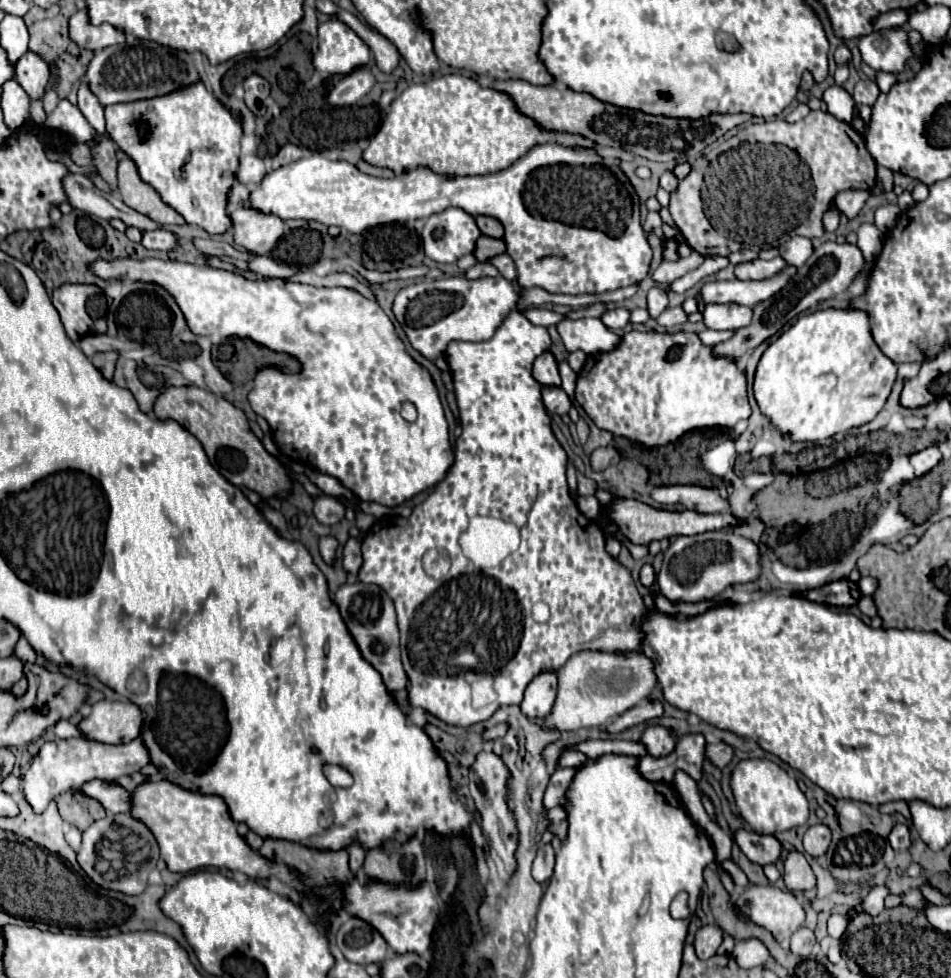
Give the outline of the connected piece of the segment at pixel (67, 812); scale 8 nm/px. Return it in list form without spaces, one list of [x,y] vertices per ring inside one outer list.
[[[67,791],[57,799],[59,813],[65,821],[75,825],[79,831],[85,831],[93,821],[105,817],[105,809],[95,799],[81,795],[81,791]]]

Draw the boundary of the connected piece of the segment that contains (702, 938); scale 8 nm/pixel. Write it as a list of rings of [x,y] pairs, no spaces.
[[[707,925],[707,927],[699,929],[697,935],[695,935],[695,951],[697,951],[697,957],[703,959],[703,961],[709,959],[709,957],[713,957],[715,951],[717,951],[717,947],[721,945],[721,939],[723,939],[723,933],[717,927]]]

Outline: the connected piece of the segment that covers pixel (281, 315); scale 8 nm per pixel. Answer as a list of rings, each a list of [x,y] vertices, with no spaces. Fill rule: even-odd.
[[[117,259],[93,263],[95,275],[103,279],[151,281],[165,287],[179,303],[189,327],[197,335],[237,335],[261,343],[273,351],[289,353],[303,365],[301,373],[287,375],[279,369],[259,371],[255,387],[249,393],[251,409],[265,417],[271,433],[283,453],[295,449],[301,461],[307,461],[321,473],[337,477],[361,501],[375,501],[385,507],[401,505],[415,495],[435,487],[453,463],[449,429],[445,413],[431,375],[411,359],[397,337],[393,323],[383,309],[361,293],[345,287],[311,287],[287,283],[283,279],[247,281],[235,273],[211,267],[197,267],[169,259]],[[409,401],[417,407],[417,421],[407,423],[401,417],[401,405]]]

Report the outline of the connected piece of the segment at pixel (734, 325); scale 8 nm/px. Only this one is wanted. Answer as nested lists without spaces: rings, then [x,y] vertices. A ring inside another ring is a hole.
[[[711,303],[703,311],[703,323],[709,329],[741,329],[753,319],[753,309],[737,303]]]

